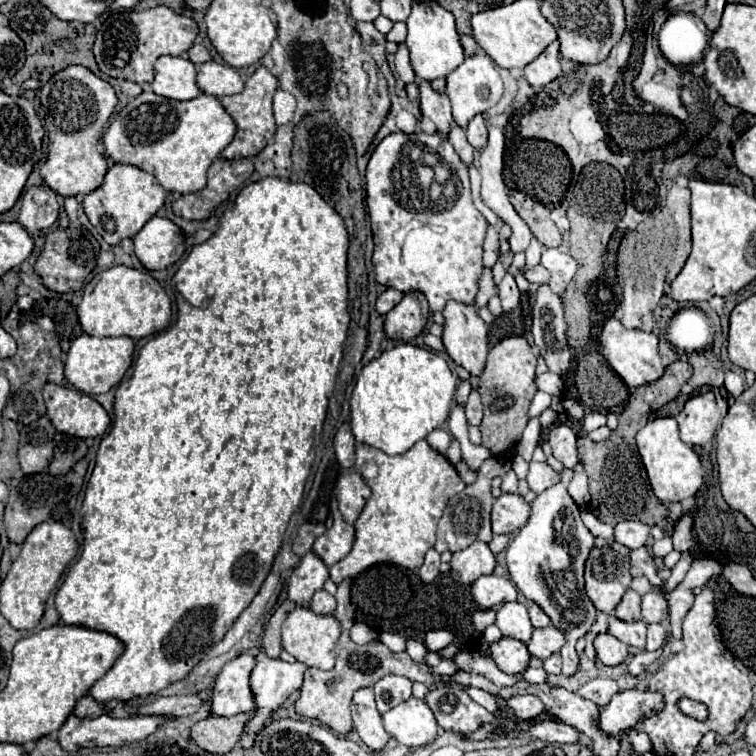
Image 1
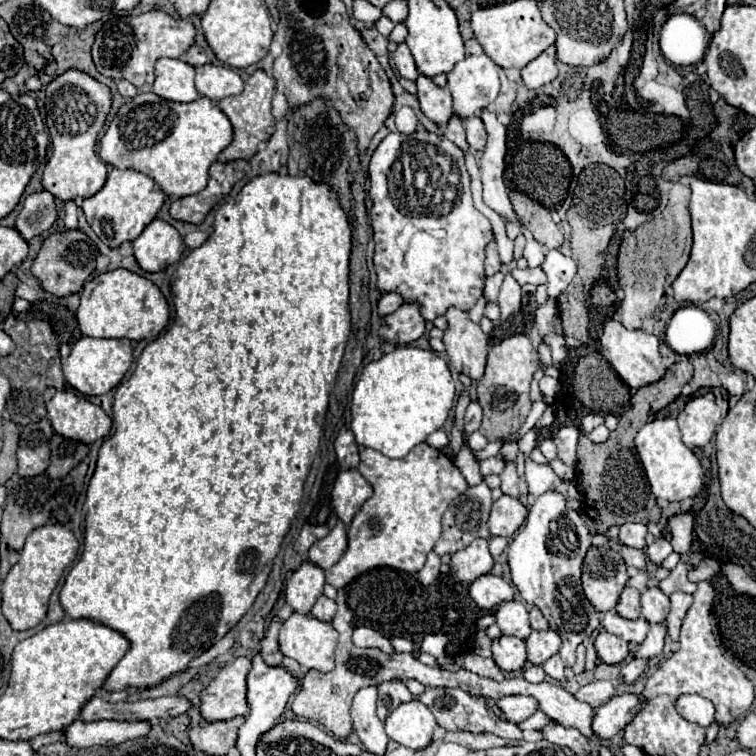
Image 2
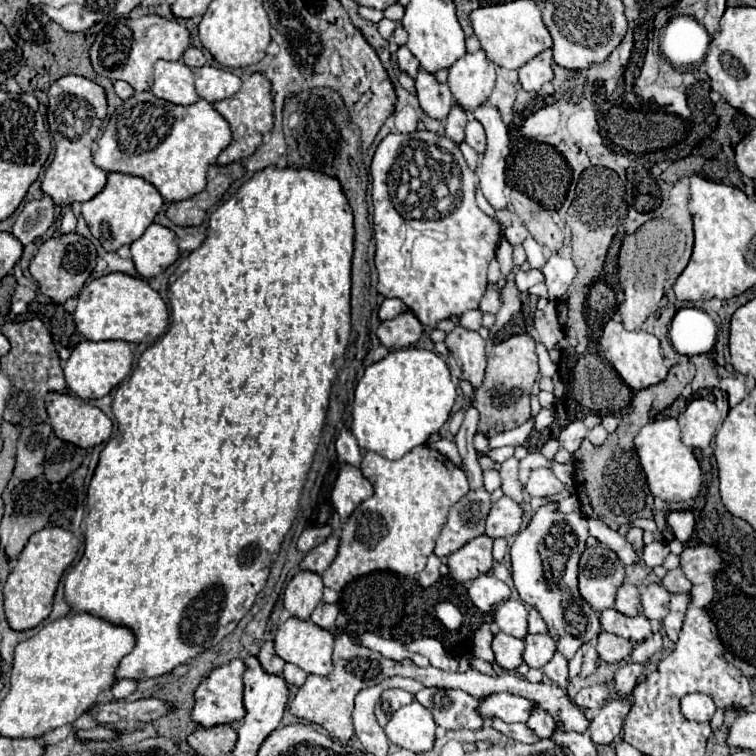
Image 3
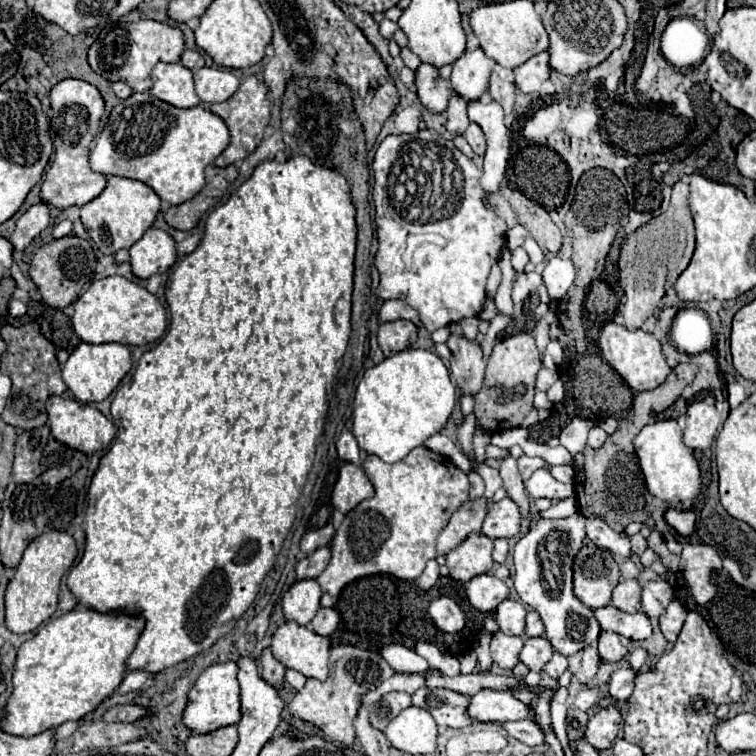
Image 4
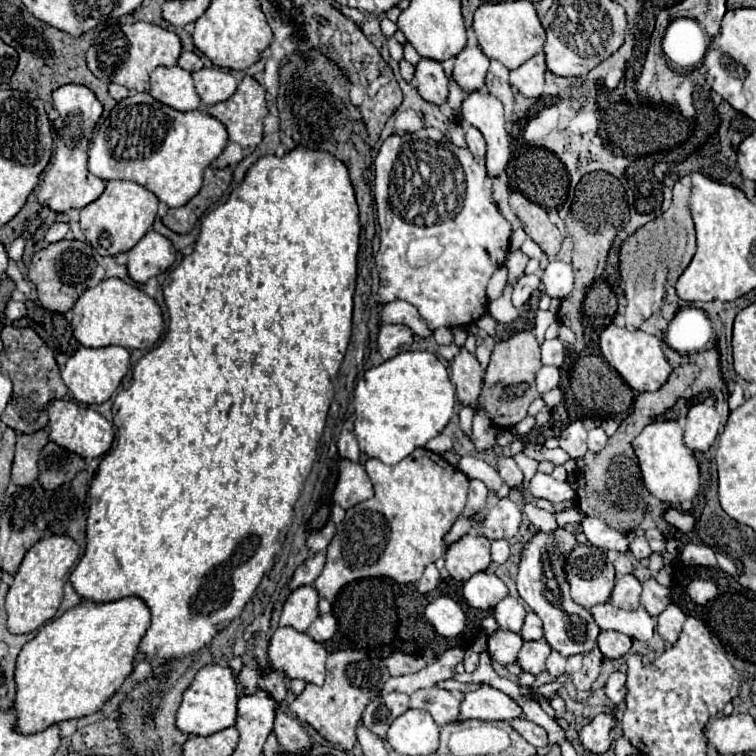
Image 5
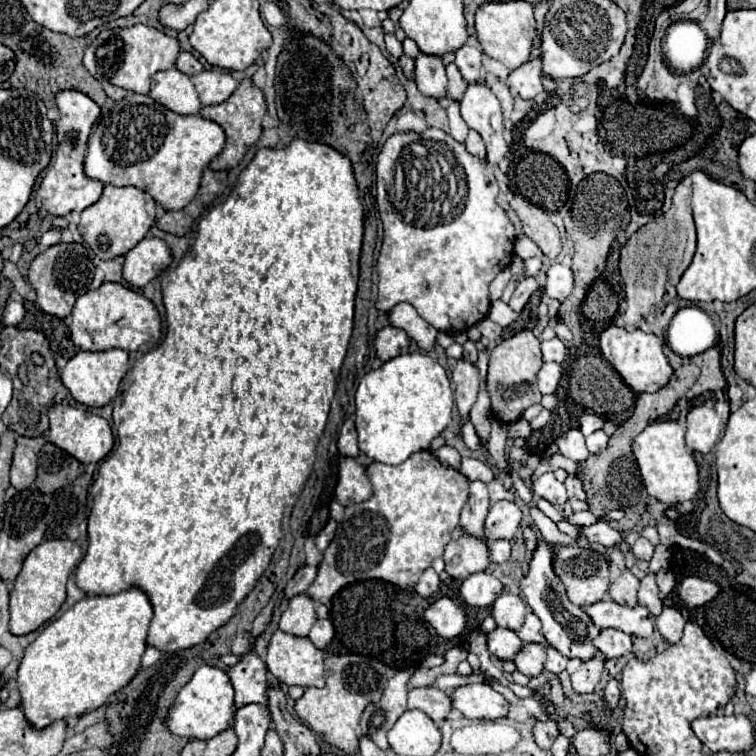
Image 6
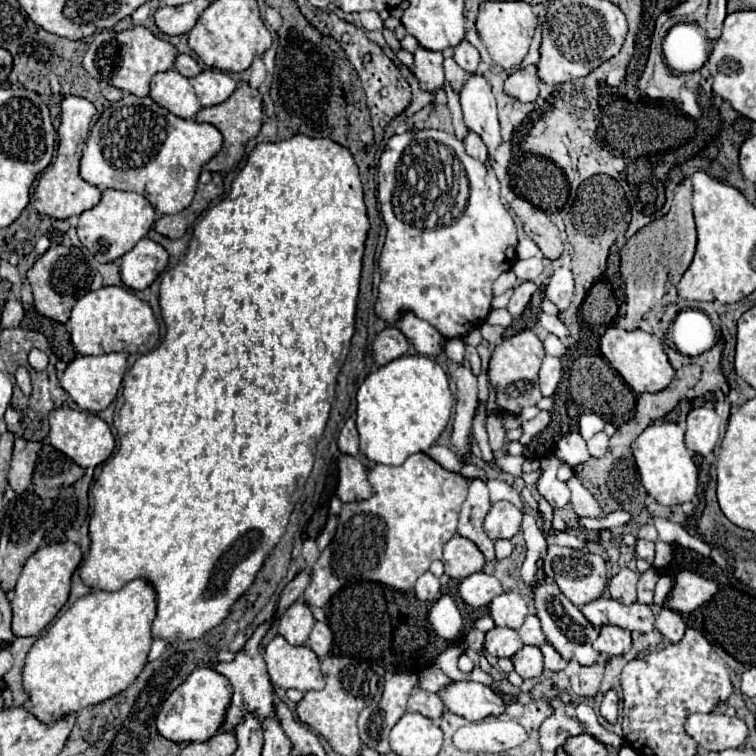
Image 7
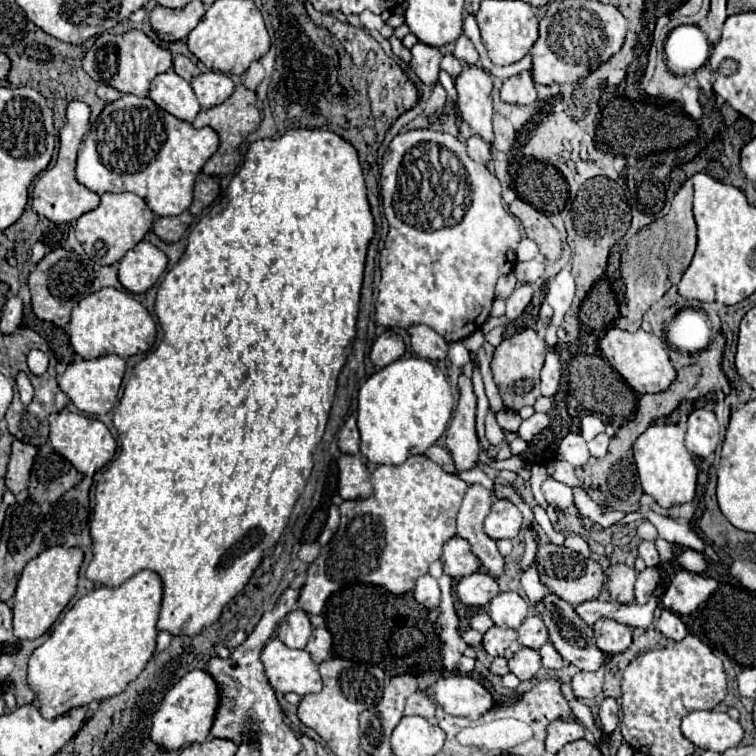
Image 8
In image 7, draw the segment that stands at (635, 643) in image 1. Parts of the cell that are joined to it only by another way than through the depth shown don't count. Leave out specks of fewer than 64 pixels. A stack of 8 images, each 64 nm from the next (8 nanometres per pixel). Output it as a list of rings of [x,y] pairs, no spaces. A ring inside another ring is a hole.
[[[598,598],[598,600],[582,606],[580,610],[590,620],[590,624],[596,628],[610,624],[610,626],[620,626],[628,632],[636,630],[640,634],[646,634],[654,628],[652,610],[638,602],[626,606],[612,598]]]

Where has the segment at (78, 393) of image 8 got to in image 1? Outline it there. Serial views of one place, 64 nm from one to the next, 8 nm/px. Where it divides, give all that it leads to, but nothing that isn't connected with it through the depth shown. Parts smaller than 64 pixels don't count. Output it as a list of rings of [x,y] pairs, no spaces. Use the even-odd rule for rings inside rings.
[[[82,334],[76,338],[68,350],[66,364],[64,364],[64,374],[70,384],[74,384],[80,392],[84,394],[102,394],[114,388],[126,370],[132,366],[132,356],[134,356],[134,342],[128,336],[118,336],[118,338],[96,338]]]

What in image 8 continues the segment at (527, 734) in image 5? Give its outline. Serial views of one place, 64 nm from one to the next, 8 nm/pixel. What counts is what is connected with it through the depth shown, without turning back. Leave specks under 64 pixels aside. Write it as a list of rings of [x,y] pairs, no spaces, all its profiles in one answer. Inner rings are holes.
[[[554,720],[546,728],[546,750],[556,754],[566,742],[574,742],[584,736],[584,726],[576,720]]]

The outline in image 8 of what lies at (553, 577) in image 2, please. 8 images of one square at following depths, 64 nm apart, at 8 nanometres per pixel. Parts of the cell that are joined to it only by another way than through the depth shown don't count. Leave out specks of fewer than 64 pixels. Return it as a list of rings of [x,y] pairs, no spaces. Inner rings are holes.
[[[546,594],[544,600],[542,600],[542,620],[548,628],[548,634],[550,634],[550,642],[554,644],[554,648],[562,654],[562,658],[574,666],[578,666],[580,670],[598,670],[606,658],[606,654],[602,654],[602,650],[596,648],[594,644],[594,632],[592,628],[580,620],[580,616],[574,612],[572,604],[568,604],[566,600],[562,600],[560,596],[556,594]]]

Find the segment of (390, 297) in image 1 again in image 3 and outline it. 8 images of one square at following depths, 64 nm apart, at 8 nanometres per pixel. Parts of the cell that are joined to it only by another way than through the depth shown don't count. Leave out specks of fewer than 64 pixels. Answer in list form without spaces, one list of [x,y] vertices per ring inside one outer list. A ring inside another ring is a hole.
[[[384,298],[384,302],[380,304],[380,310],[378,310],[380,320],[390,320],[402,312],[406,312],[406,304],[400,298]]]

